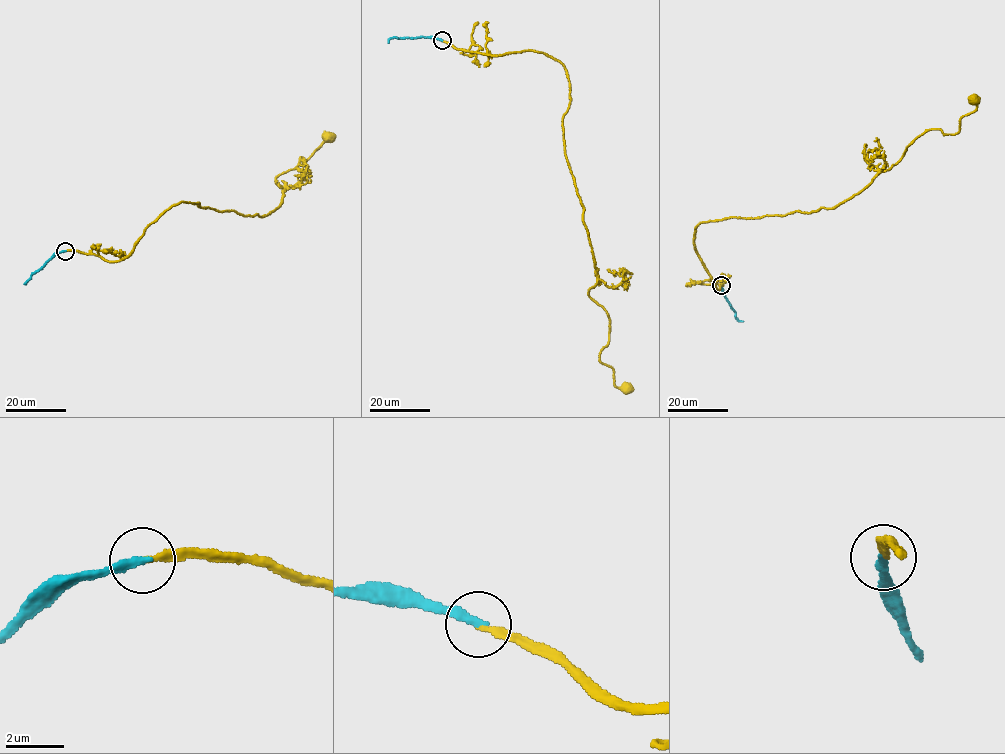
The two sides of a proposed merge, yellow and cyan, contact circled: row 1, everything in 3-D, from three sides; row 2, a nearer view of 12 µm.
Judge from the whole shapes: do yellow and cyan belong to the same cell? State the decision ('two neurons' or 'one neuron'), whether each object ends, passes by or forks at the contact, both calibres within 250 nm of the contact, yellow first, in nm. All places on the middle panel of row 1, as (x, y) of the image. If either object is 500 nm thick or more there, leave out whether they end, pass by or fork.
one neuron; yellow ends there; cyan ends there; 190 nm thick on the yellow side, 280 nm on the other

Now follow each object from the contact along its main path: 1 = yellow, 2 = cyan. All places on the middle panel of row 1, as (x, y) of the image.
1: (442, 40), (537, 51), (564, 66), (564, 150), (597, 274), (588, 292), (610, 323), (599, 359), (626, 387)
2: (442, 40), (392, 37), (388, 43)

